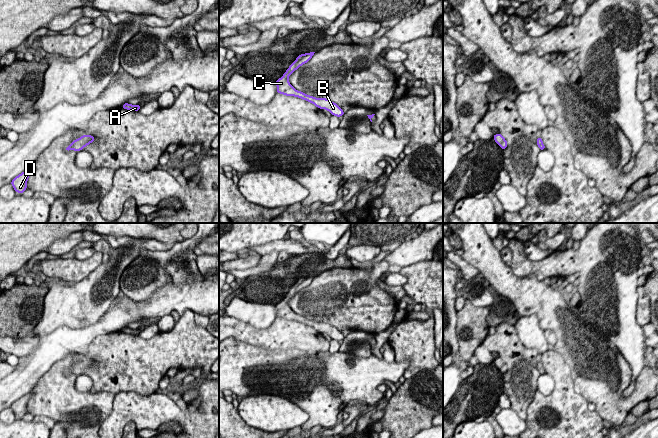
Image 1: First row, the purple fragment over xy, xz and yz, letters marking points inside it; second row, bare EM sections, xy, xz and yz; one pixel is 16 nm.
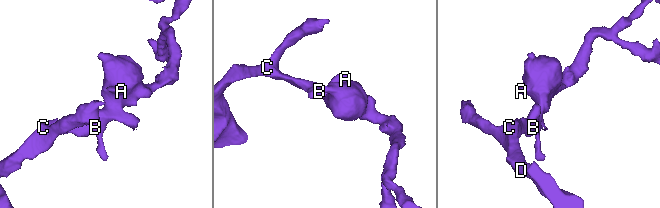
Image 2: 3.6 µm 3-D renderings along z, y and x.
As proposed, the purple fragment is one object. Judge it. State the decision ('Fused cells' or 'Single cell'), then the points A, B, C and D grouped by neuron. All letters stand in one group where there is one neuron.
Single cell. Groups: A B C D

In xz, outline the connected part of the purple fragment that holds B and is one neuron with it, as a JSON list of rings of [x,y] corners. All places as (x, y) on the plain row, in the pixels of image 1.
[[[310,276],[306,278],[301,278],[297,283],[289,290],[284,299],[276,304],[277,317],[284,318],[286,320],[295,320],[304,323],[308,326],[313,327],[316,331],[320,333],[328,334],[332,339],[340,341],[344,339],[344,335],[336,327],[325,322],[315,322],[313,320],[306,319],[303,316],[296,314],[288,305],[288,301],[301,289],[307,287],[315,276]]]

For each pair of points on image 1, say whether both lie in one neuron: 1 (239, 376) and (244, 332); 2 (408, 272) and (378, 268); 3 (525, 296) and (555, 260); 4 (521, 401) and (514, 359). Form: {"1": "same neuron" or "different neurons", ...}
{"1": "different neurons", "2": "different neurons", "3": "different neurons", "4": "same neuron"}

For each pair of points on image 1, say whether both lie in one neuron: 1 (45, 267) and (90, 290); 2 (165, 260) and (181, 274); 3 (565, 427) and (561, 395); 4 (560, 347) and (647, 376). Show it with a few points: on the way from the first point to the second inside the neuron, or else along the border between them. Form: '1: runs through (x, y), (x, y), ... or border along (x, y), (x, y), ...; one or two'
1: border along (95, 269), (75, 283); two
2: runs through (169, 263), (177, 270); one
3: runs through (563, 419), (563, 403); one
4: runs through (576, 374), (592, 380), (613, 401), (629, 401); one

